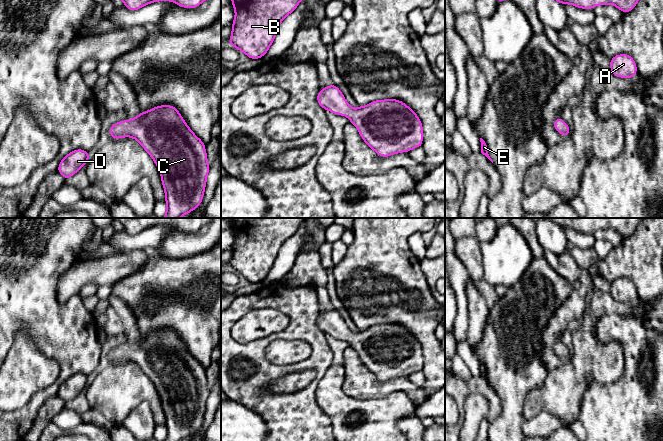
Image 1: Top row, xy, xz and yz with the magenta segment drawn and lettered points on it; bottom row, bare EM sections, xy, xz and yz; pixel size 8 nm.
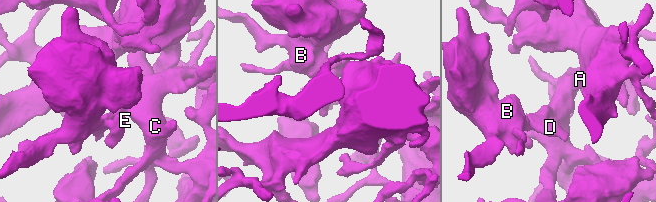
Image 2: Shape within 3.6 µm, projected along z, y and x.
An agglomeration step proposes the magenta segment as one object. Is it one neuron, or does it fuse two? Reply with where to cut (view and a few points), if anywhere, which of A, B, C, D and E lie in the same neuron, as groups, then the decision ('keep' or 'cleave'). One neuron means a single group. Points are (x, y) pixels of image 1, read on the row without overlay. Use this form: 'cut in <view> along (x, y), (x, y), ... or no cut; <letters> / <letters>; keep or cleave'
no cut; A B C D E; keep

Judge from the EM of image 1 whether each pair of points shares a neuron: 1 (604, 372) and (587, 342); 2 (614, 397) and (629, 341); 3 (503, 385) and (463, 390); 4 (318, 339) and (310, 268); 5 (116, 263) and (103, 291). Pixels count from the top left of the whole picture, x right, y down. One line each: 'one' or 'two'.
1: one
2: one
3: two
4: two
5: two

